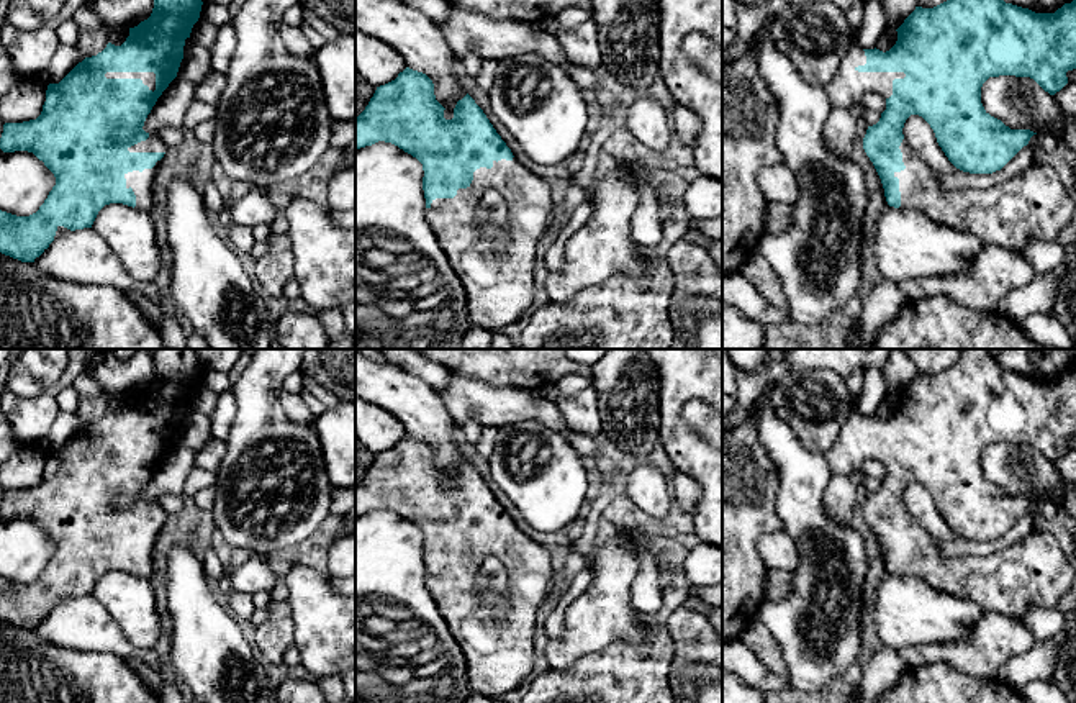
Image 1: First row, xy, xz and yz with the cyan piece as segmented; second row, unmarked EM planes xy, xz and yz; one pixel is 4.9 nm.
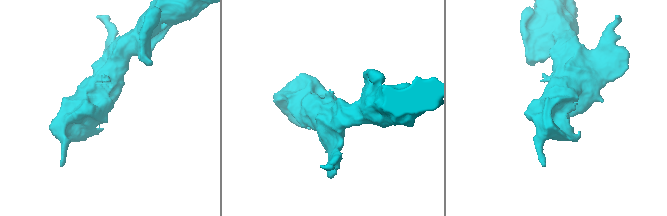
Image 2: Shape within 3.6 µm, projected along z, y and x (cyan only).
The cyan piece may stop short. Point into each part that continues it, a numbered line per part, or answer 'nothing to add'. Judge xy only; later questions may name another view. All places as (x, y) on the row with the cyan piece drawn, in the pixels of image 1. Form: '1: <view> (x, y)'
1: xy (148, 79)
2: xy (141, 182)

